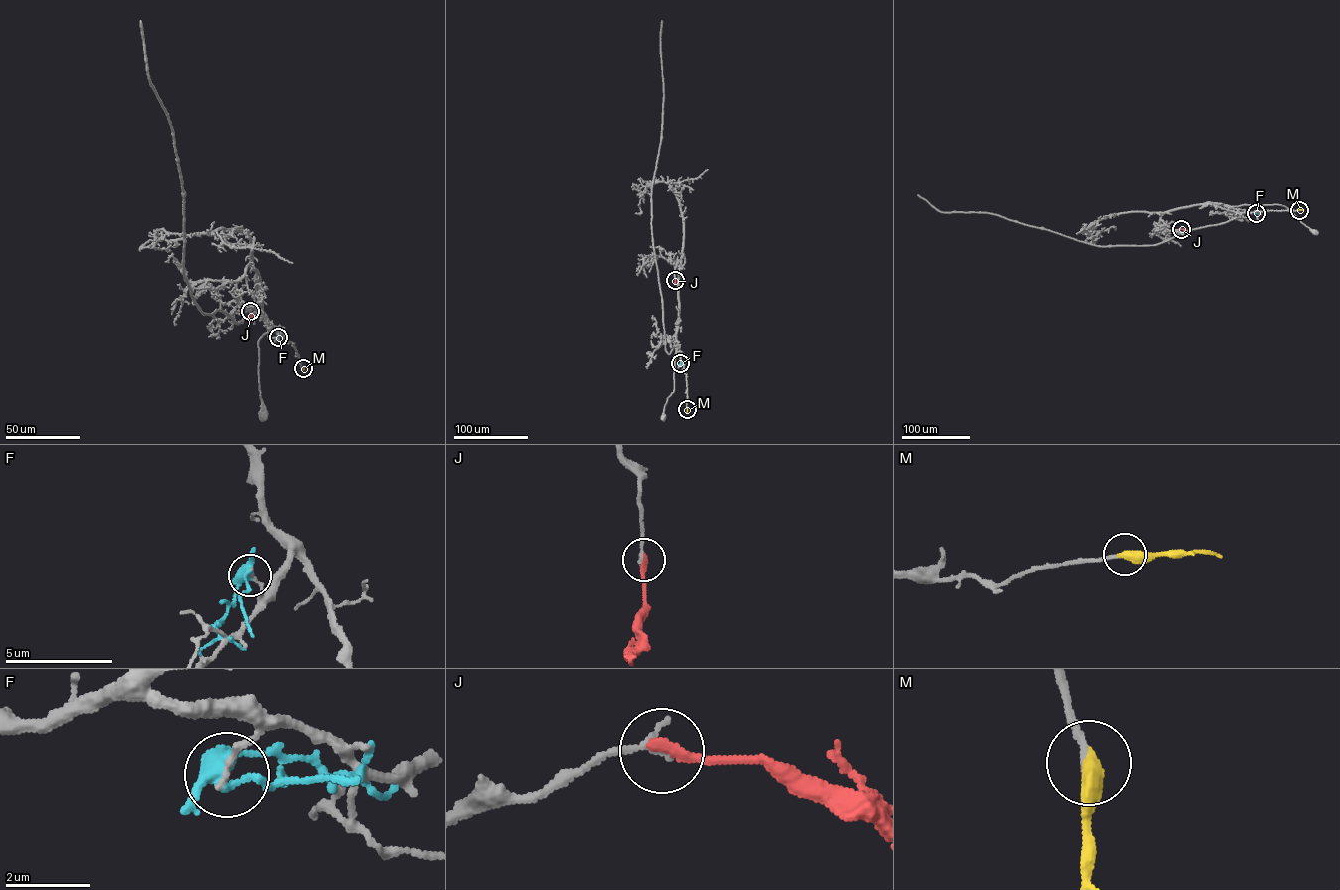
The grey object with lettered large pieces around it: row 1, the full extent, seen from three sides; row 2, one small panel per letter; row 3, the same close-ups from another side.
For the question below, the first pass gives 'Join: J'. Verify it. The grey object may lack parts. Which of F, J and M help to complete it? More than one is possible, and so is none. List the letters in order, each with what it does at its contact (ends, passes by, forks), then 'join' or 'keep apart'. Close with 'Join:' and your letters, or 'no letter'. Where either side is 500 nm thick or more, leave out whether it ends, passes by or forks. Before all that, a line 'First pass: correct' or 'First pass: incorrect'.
First pass: incorrect
F: it forks there; keep apart
J: it ends there; keep apart
M: it ends there; join
Join: M

